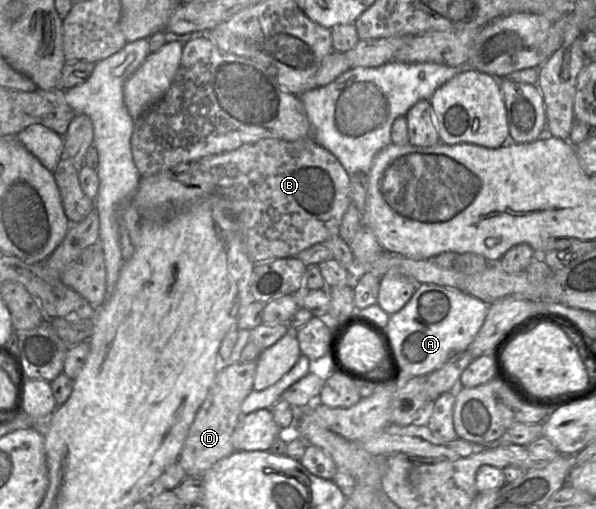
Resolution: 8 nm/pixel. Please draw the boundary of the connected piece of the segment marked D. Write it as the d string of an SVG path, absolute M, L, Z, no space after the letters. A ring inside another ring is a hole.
M256 361L231 362L222 364L219 367L214 383L189 428L186 440L177 461L188 476L201 476L220 459L235 451L232 443L232 434L242 416L242 403L253 389L255 371Z

